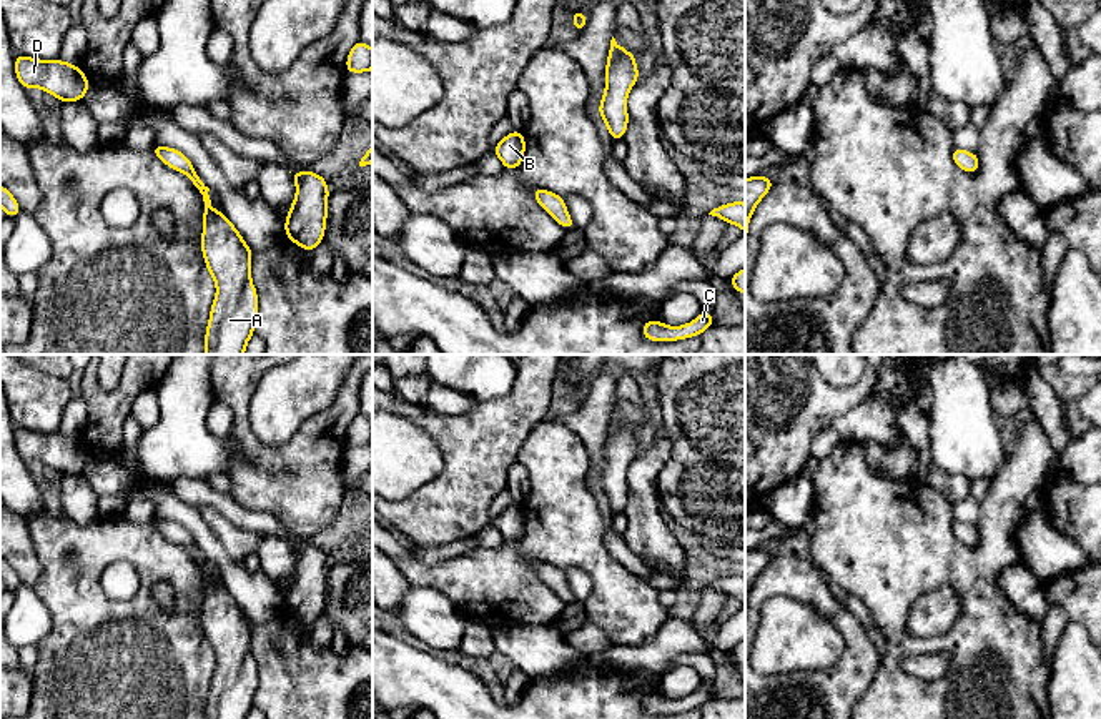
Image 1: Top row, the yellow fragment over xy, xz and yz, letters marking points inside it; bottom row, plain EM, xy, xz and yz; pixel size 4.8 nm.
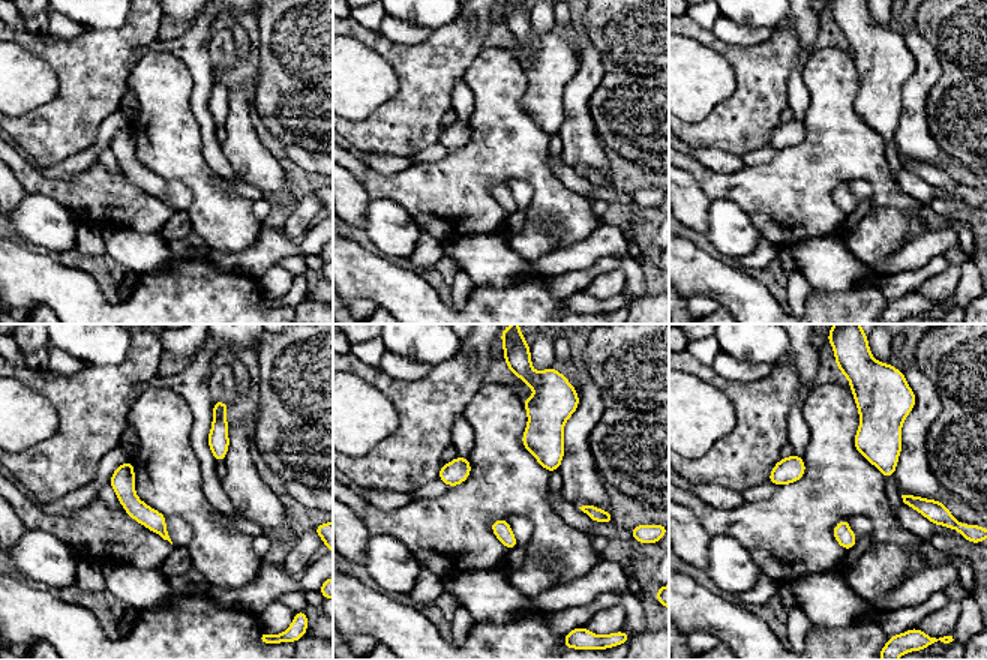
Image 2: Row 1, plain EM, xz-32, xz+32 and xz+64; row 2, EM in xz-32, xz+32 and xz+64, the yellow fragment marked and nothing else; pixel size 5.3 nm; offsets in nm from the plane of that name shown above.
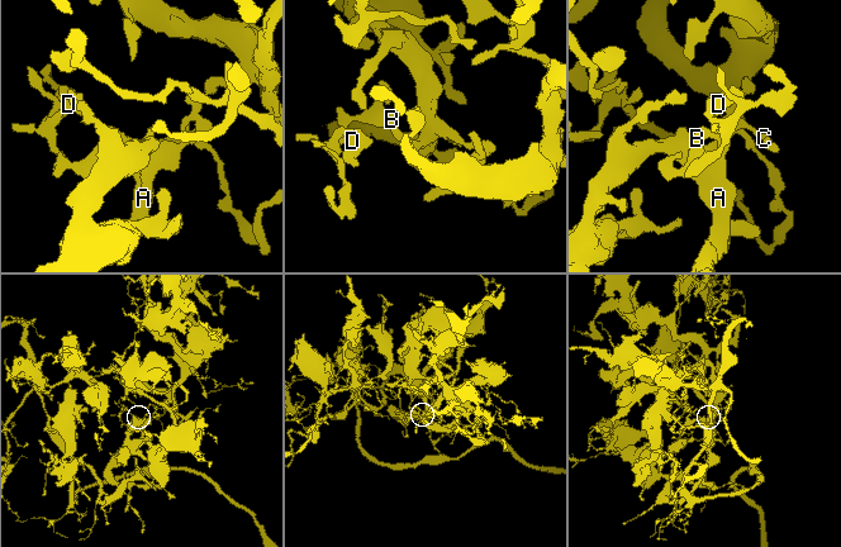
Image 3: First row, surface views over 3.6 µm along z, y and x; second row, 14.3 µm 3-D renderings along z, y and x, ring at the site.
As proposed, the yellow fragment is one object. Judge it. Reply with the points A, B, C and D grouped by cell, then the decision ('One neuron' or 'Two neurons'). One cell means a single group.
Groups: A B C D. One neuron

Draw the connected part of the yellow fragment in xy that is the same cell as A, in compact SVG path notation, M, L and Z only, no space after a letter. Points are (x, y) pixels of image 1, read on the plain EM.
M153 518L153 526L166 539L185 546L205 574L201 626L216 656L205 706L206 719L246 719L254 707L258 666L251 652L253 622L223 584L211 579L210 561L196 548L193 536L176 521Z

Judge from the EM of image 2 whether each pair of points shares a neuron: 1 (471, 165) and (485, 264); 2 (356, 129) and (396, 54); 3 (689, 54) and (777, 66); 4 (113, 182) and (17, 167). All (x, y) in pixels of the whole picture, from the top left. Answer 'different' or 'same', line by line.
1: different
2: same
3: different
4: same

